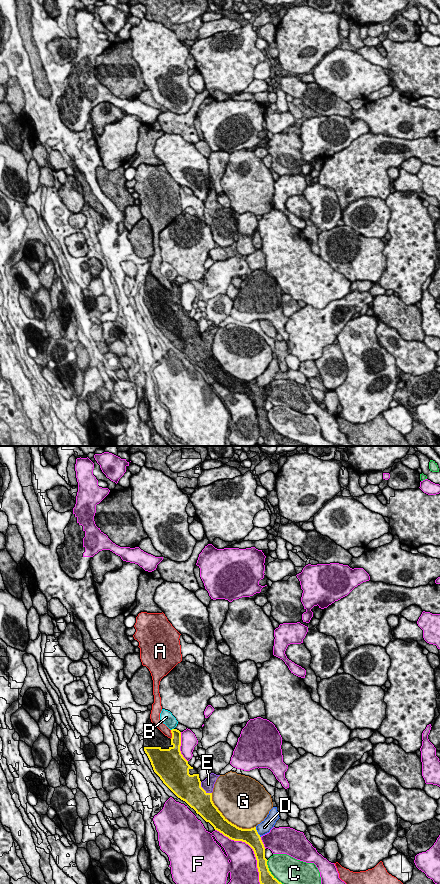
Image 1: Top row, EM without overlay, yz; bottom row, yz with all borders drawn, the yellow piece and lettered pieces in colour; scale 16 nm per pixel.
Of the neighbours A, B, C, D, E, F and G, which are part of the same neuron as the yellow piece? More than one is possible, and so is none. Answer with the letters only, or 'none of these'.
E

